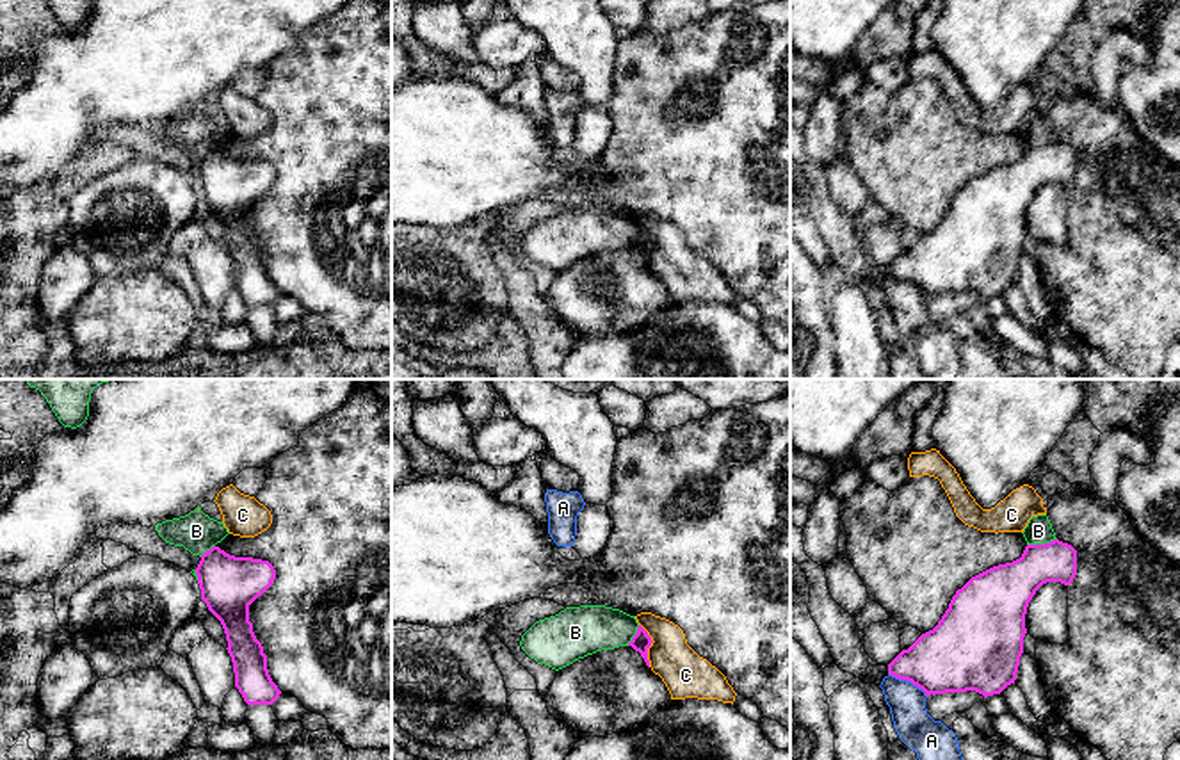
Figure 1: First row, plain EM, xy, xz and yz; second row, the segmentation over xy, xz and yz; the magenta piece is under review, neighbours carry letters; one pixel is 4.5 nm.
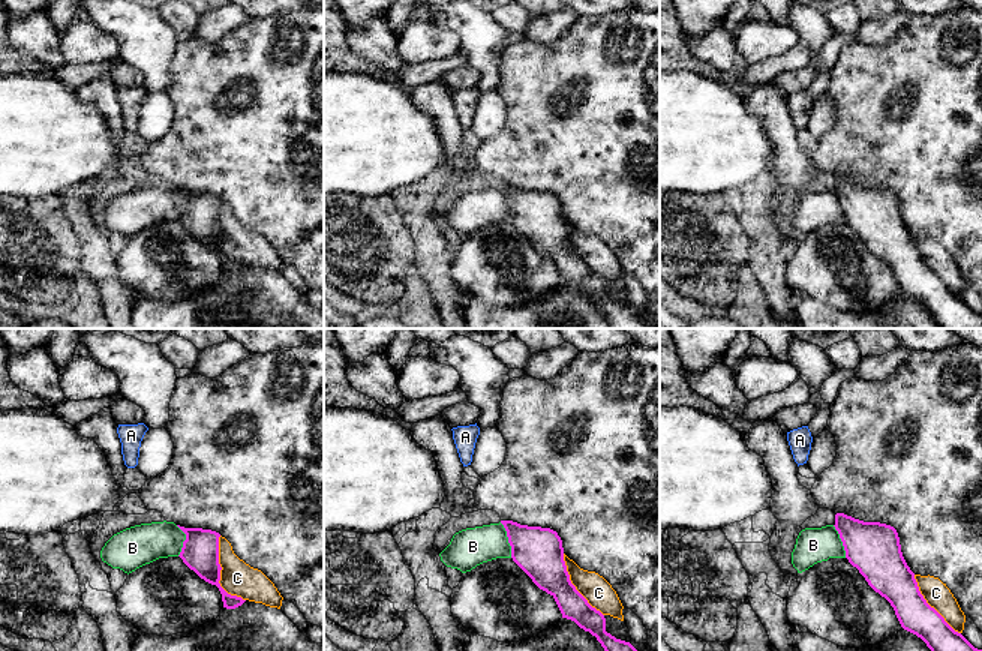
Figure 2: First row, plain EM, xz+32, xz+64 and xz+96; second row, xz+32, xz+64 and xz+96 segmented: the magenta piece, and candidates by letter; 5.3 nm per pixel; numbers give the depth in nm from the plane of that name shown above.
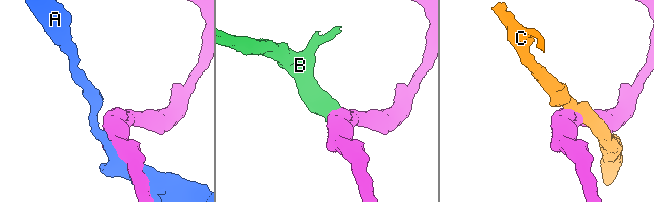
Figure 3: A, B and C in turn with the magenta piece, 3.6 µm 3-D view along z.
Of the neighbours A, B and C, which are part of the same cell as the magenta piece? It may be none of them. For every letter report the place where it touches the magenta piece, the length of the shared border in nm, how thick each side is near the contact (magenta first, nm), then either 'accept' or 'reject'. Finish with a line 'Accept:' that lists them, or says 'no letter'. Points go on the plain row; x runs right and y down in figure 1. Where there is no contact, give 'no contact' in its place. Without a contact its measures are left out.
A: yz (908, 282) | 200 nm | 320/170 nm | reject
B: yz (1042, 146) | 140 nm | 220/120 nm | reject
C: xz (650, 246) | 200 nm | 90/200 nm | reject
Accept: no letter

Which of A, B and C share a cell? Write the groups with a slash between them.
A / B / C

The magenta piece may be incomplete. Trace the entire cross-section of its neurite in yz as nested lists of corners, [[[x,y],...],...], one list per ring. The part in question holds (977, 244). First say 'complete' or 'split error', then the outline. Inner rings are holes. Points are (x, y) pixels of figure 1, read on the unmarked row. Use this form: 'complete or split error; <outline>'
complete; [[[1054,141],[1027,146],[1022,158],[972,178],[938,226],[890,265],[888,276],[931,295],[975,292],[984,299],[1014,285],[1023,255],[1025,215],[1047,183],[1070,187],[1077,151]]]

